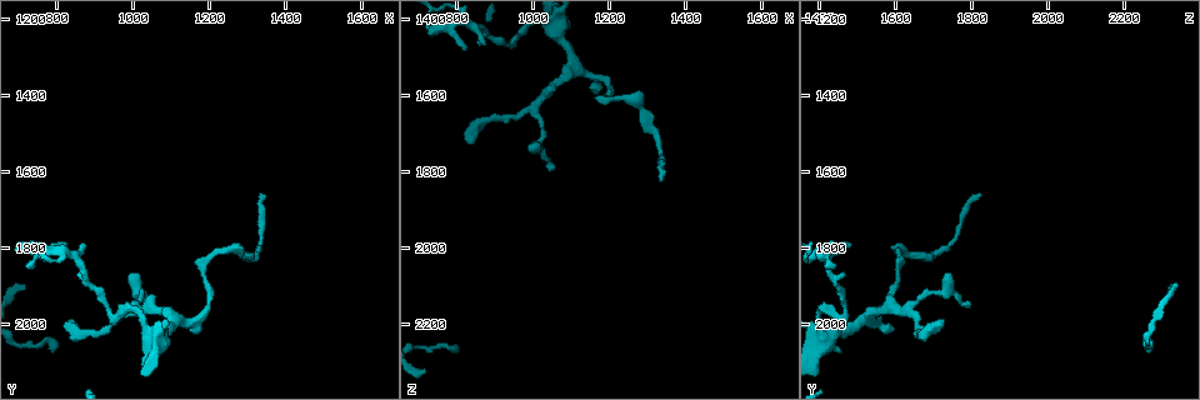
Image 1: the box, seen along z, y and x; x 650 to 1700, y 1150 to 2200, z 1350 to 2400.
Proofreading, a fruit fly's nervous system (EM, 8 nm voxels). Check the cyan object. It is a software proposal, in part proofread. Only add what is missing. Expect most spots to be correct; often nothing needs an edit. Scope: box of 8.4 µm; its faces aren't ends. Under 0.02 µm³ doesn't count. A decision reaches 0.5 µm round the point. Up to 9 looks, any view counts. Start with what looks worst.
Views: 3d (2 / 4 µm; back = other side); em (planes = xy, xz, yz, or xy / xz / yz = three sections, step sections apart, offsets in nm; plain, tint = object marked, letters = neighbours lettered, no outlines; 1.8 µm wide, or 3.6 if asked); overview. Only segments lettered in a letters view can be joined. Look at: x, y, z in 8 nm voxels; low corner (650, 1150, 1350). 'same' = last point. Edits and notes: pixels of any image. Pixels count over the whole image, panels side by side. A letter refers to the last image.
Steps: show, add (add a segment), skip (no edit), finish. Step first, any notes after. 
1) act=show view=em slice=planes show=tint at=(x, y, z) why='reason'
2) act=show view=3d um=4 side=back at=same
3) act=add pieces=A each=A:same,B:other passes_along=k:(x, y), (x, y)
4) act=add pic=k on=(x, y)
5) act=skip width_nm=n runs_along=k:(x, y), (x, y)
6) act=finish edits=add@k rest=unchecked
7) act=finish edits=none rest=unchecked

act=show view=em slice=planes show=letters at=(725, 1795, 1440) why='an open end'

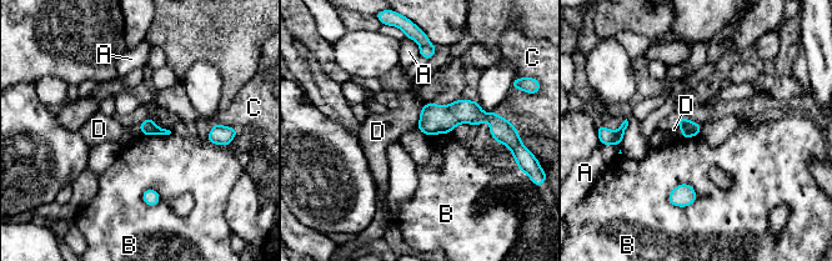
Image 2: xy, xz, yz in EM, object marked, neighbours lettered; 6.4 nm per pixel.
act=skip longest_contact=B:200nm each=A:other,B:other,C:other,D:other border=2:(424, 104), (416, 126) found='none of them fits'

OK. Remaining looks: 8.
act=show view=3d um=4 at=(1335, 1655, 1825) why='free end'

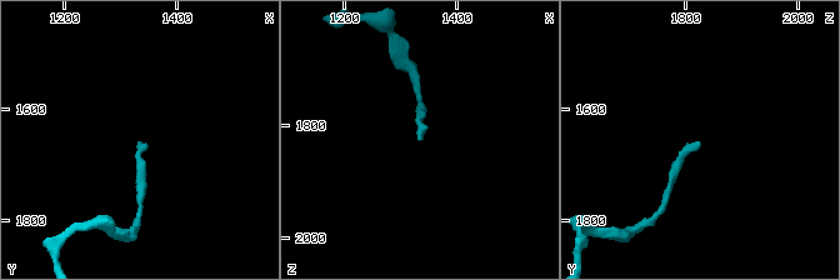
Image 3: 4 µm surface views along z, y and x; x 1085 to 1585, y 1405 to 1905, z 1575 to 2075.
act=show view=em slice=planes show=tint at=(1335, 1665, 1830) why='need the tissue'

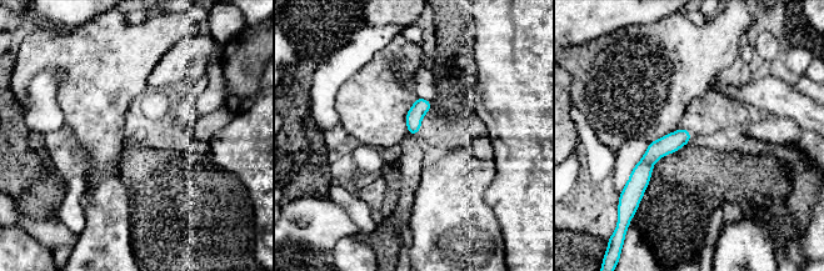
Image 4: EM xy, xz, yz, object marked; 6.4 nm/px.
act=show view=em slice=planes show=letters at=same why='see the neighbours'

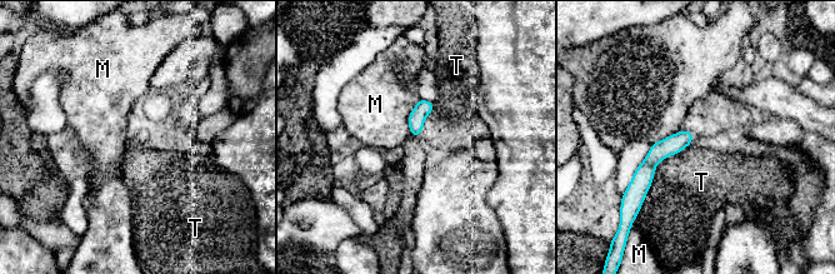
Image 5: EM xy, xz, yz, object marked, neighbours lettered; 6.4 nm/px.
act=skip each=M:other,T:other runs_along=5:(685, 133), (648, 165), (639, 188) found='no lettered segment goes on from it'

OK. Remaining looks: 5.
act=show view=3d um=4 at=(990, 1865, 1750) why='tapers out'

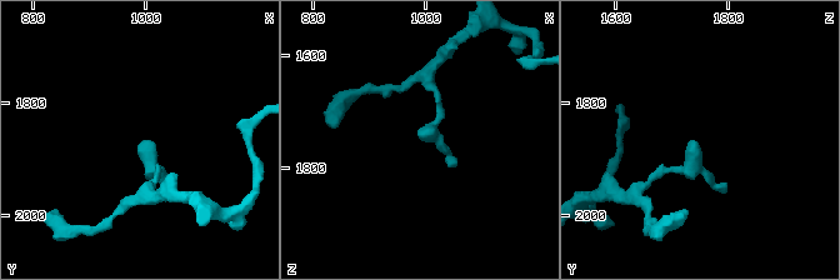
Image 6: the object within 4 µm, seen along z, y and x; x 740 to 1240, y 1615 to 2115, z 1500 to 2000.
act=show view=em slice=planes show=letters at=(1000, 1875, 1750) why='now the EM'

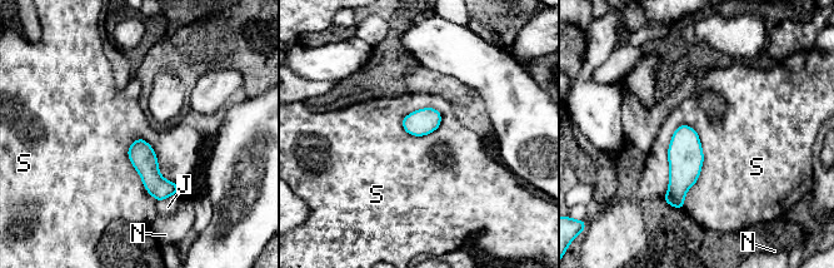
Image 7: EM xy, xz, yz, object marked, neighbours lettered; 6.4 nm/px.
act=skip each=J:other,N:other,S:other border=7:(684, 123), (703, 165), (683, 208) found='none of them fits'

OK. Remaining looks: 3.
act=show view=em slice=xy step=16 show=plain at=(815, 2000, 1720)

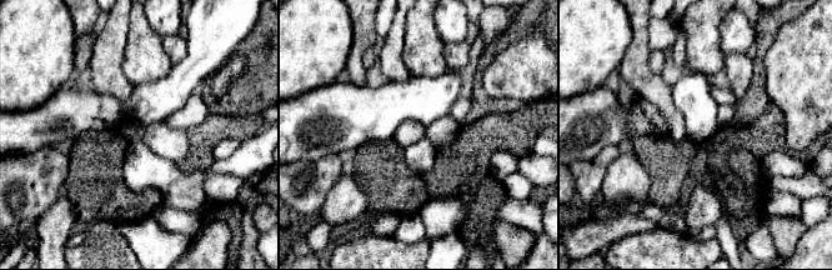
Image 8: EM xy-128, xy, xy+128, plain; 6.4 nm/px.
act=show view=em slice=xy step=16 show=letters at=same why='what lies round it'

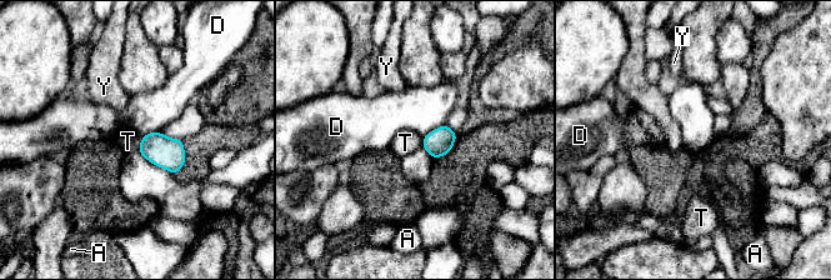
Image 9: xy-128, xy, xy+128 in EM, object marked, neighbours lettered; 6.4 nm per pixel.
act=skip each=A:other,D:other,T:other,Y:other border=9:(143, 136), (136, 150) found='none of them fits'

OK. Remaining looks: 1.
act=finish edits=none rest=unchecked

